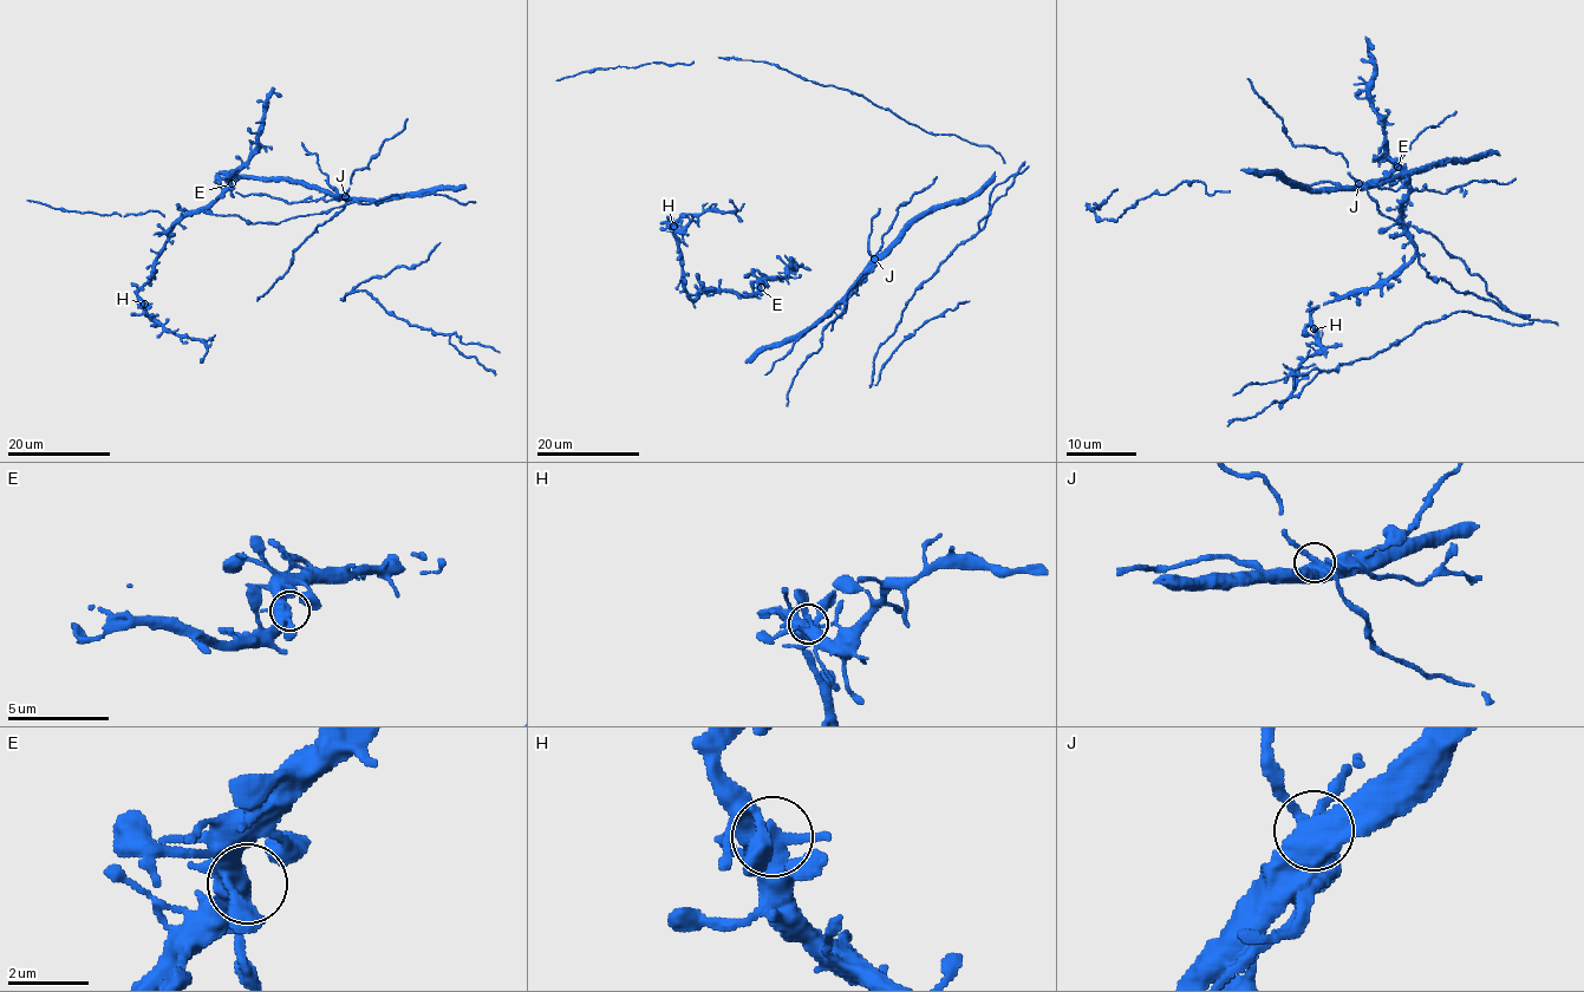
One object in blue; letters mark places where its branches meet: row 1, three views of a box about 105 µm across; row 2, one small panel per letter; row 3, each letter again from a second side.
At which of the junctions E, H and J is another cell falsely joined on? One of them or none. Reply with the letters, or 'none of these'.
J

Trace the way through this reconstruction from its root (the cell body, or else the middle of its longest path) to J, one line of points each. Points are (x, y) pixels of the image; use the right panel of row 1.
J: (1288, 178), (1314, 189), (1350, 189), (1360, 184)

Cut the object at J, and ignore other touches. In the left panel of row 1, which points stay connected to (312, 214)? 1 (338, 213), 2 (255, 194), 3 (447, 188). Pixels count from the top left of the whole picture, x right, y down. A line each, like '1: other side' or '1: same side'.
1: same side
2: other side
3: other side

